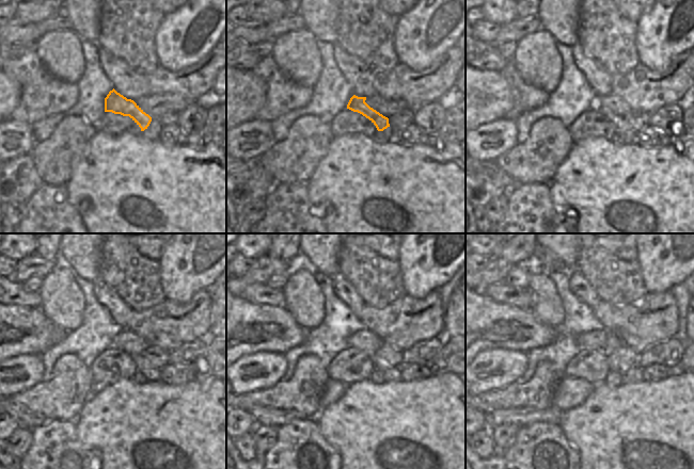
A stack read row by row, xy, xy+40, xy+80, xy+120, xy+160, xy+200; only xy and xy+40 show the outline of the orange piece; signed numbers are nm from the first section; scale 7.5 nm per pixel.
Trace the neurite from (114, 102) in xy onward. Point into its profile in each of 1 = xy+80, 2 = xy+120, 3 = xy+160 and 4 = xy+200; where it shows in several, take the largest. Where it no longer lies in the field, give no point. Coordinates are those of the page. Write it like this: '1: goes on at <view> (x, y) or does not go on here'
1: goes on at xy+80 (619, 123)
2: goes on at xy+120 (151, 373)
3: goes on at xy+160 (391, 374)
4: goes on at xy+200 (634, 374)

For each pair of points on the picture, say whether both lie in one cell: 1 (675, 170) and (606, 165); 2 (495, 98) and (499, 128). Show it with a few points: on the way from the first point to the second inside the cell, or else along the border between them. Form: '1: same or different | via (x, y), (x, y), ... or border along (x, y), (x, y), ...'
1: same | via (658, 170), (624, 170)
2: different | border along (504, 116), (484, 122), (476, 127)

